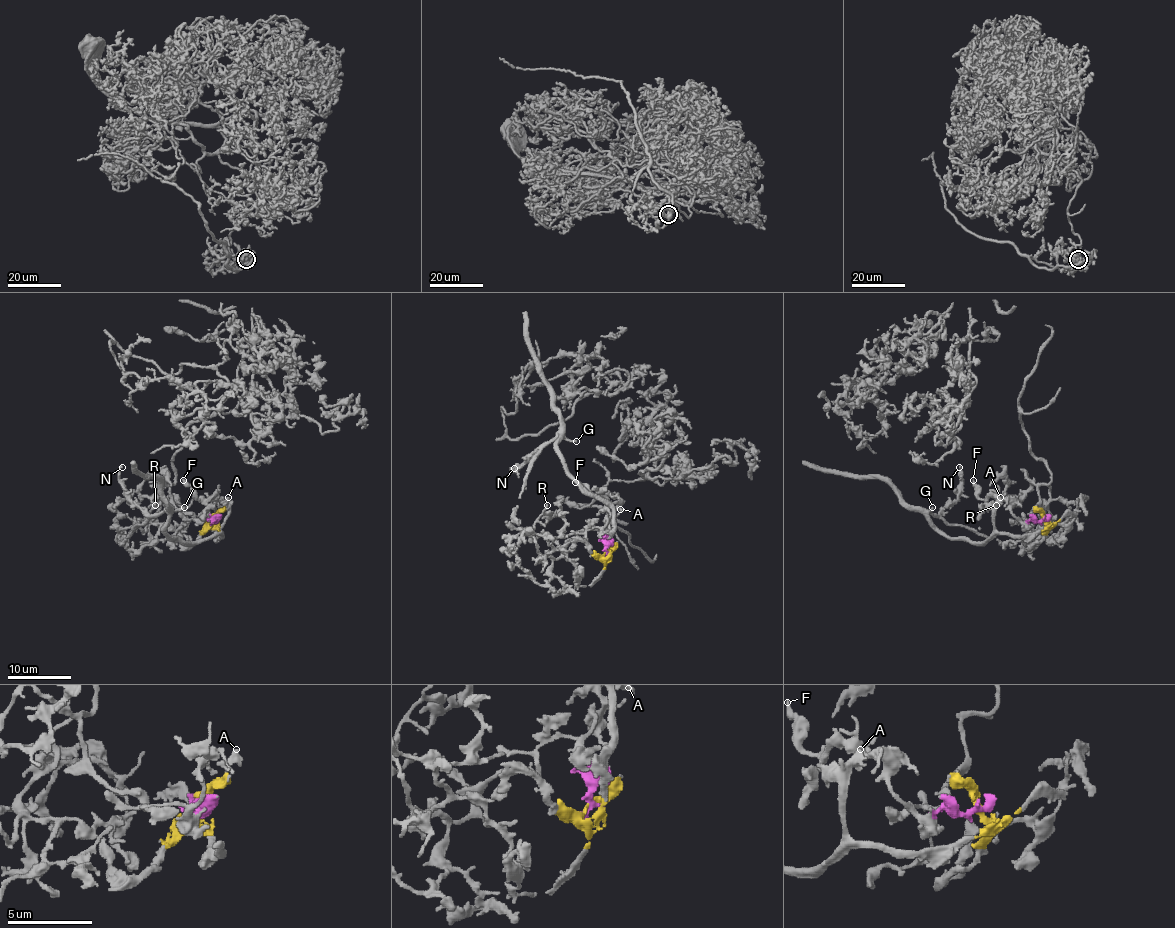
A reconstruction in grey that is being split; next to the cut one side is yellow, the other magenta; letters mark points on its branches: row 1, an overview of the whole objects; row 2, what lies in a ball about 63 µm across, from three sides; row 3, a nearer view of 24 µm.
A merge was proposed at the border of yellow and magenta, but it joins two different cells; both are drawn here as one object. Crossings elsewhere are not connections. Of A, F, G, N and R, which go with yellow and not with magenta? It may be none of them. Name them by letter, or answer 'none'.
A, G, N

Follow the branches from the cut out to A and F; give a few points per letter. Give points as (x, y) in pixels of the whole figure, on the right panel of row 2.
A: (1045, 519), (1048, 529), (1018, 535), (1000, 534), (995, 529), (994, 515), (995, 502), (1000, 497)
F: (1045, 519), (1022, 522), (1007, 500), (981, 499), (973, 480)

